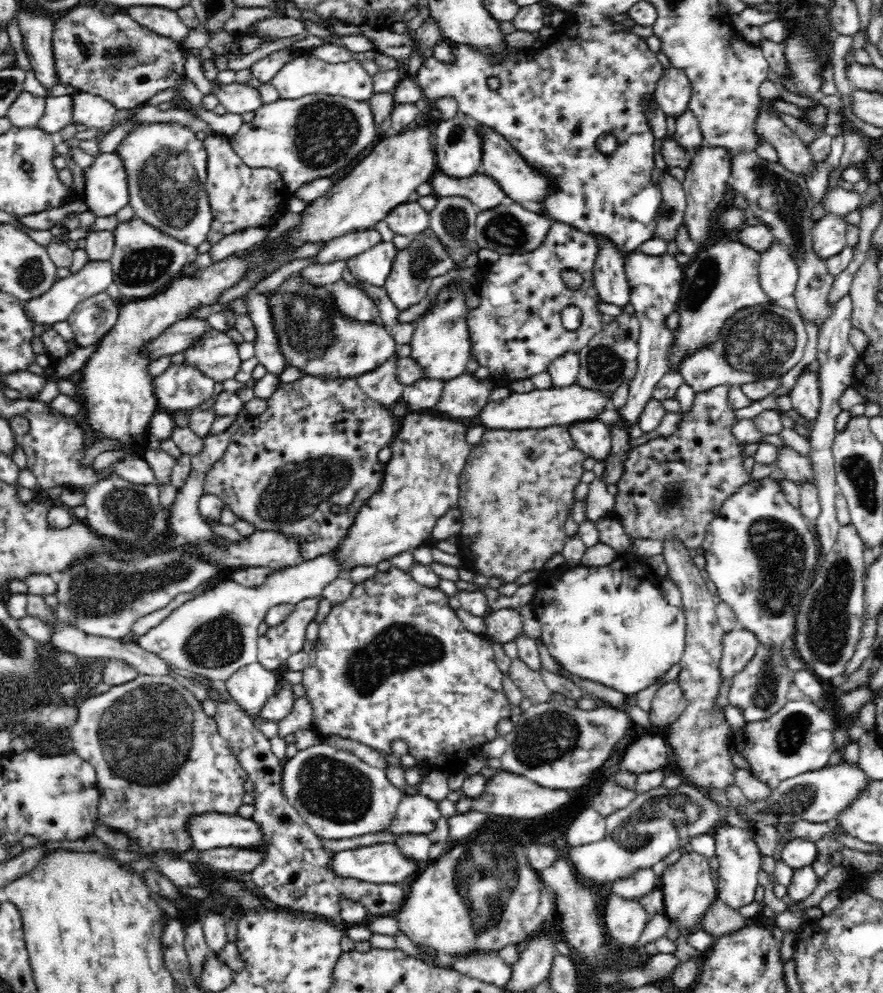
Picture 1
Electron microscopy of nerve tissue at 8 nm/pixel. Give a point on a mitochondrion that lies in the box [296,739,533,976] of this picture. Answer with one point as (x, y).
(483, 893)

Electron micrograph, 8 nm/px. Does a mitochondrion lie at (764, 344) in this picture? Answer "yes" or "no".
yes

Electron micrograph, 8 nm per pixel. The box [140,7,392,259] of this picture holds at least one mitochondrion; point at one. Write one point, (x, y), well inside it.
(324, 132)

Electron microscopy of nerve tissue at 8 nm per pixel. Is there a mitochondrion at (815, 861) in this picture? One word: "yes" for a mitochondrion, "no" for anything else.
no

